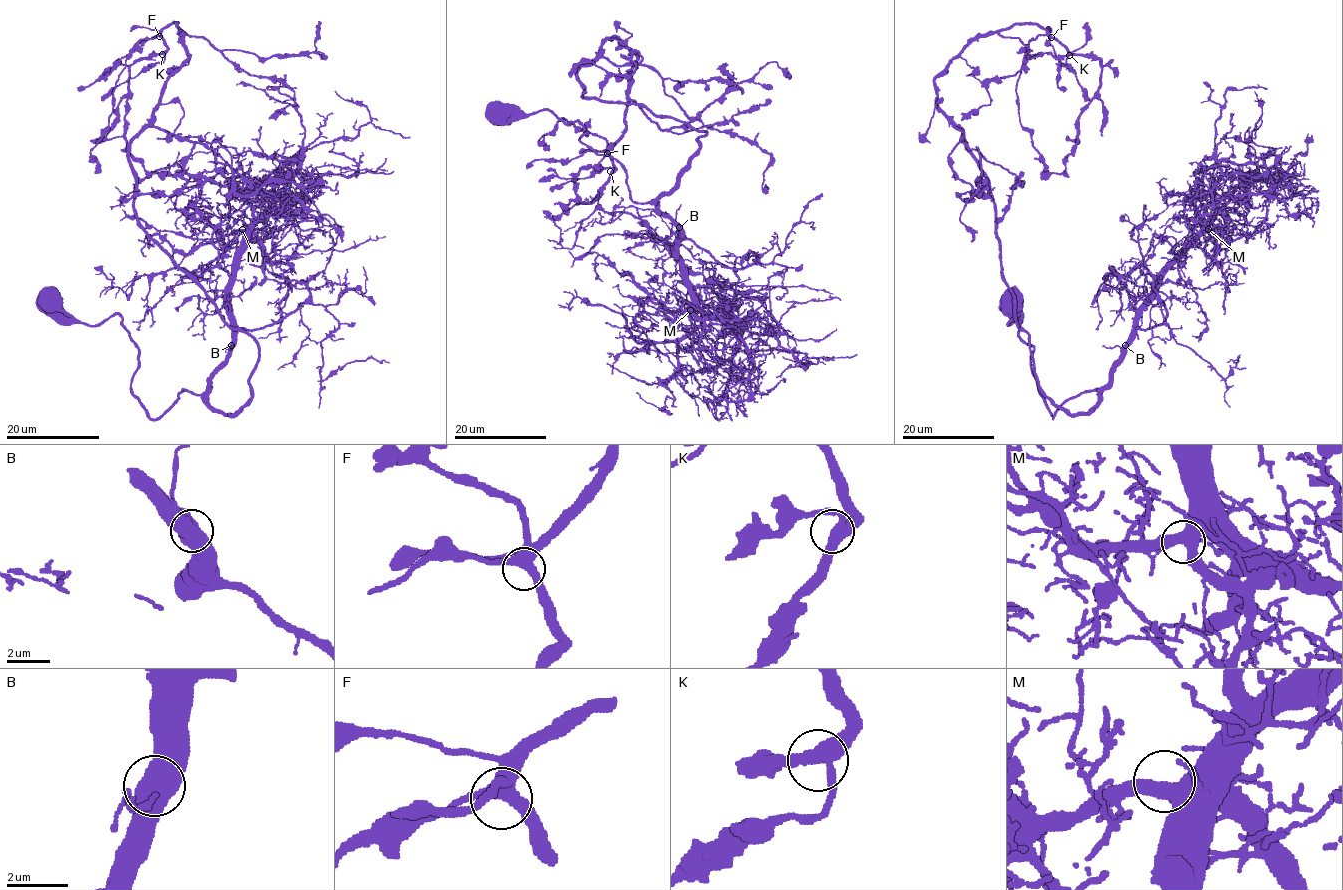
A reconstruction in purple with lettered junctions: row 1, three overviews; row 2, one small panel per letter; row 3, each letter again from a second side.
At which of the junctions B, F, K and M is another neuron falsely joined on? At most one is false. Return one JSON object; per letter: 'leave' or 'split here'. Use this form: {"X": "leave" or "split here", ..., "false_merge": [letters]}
{"B": "leave", "F": "leave", "K": "leave", "M": "leave", "false_merge": []}

